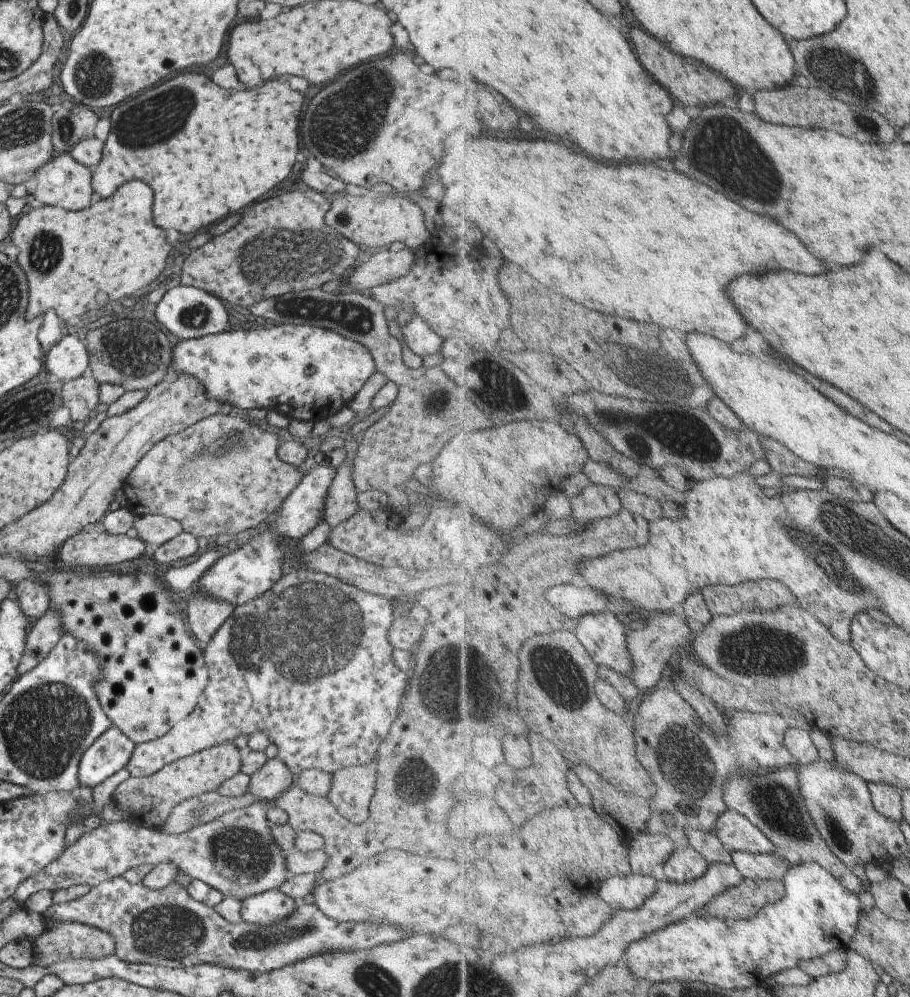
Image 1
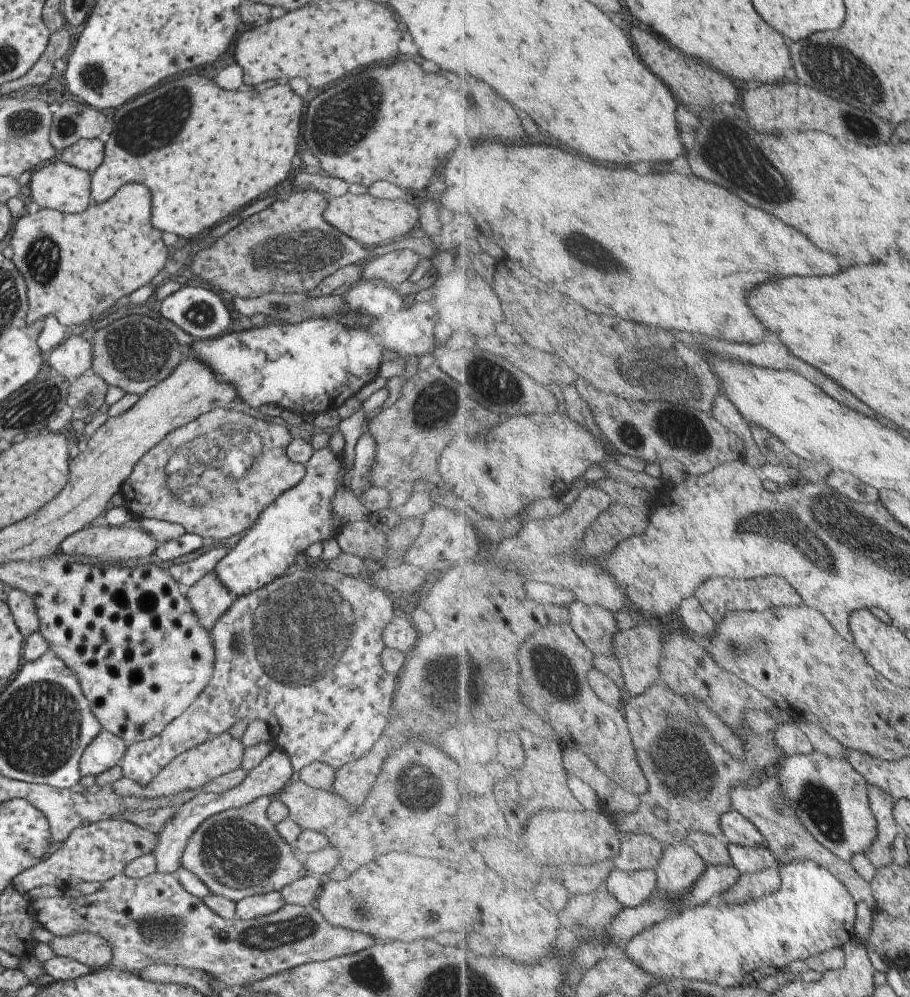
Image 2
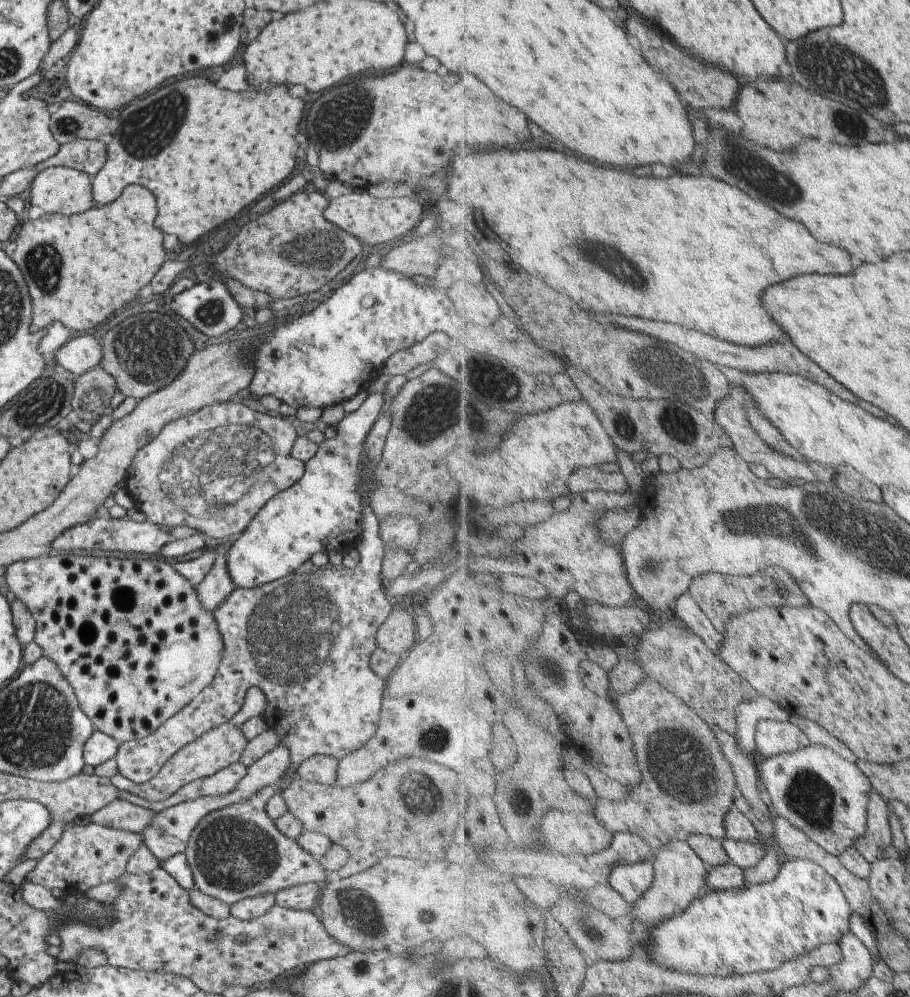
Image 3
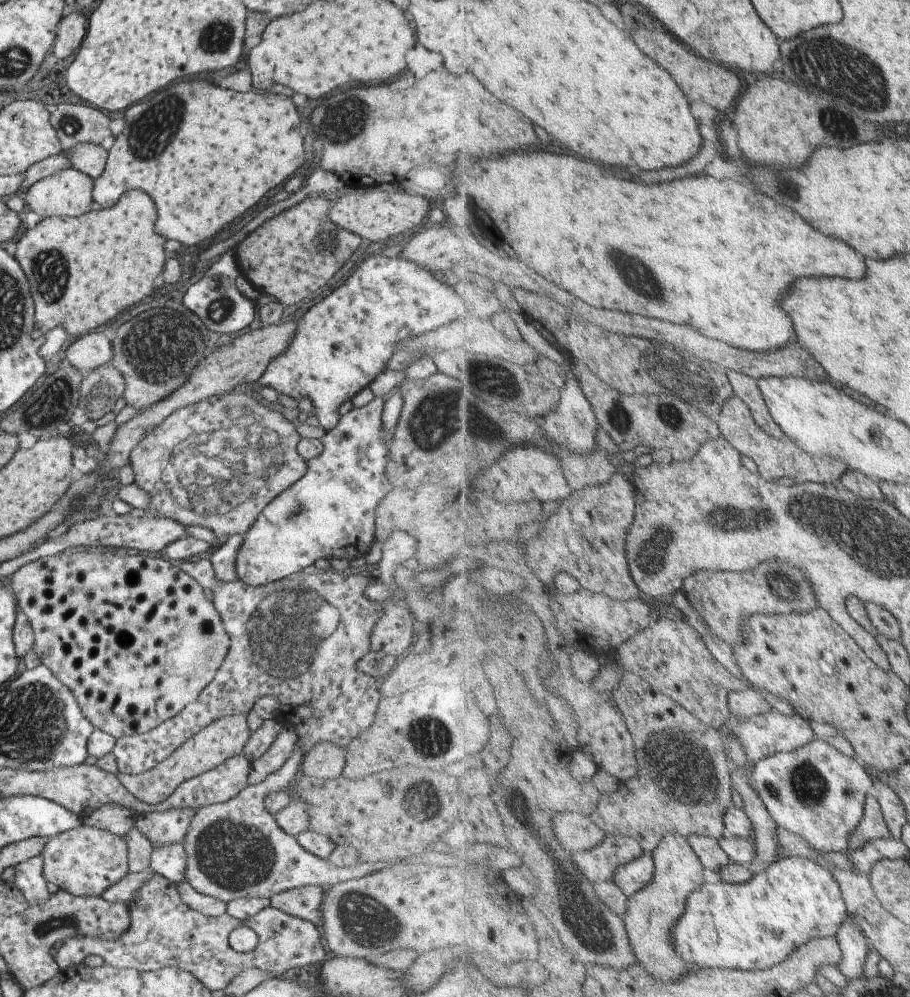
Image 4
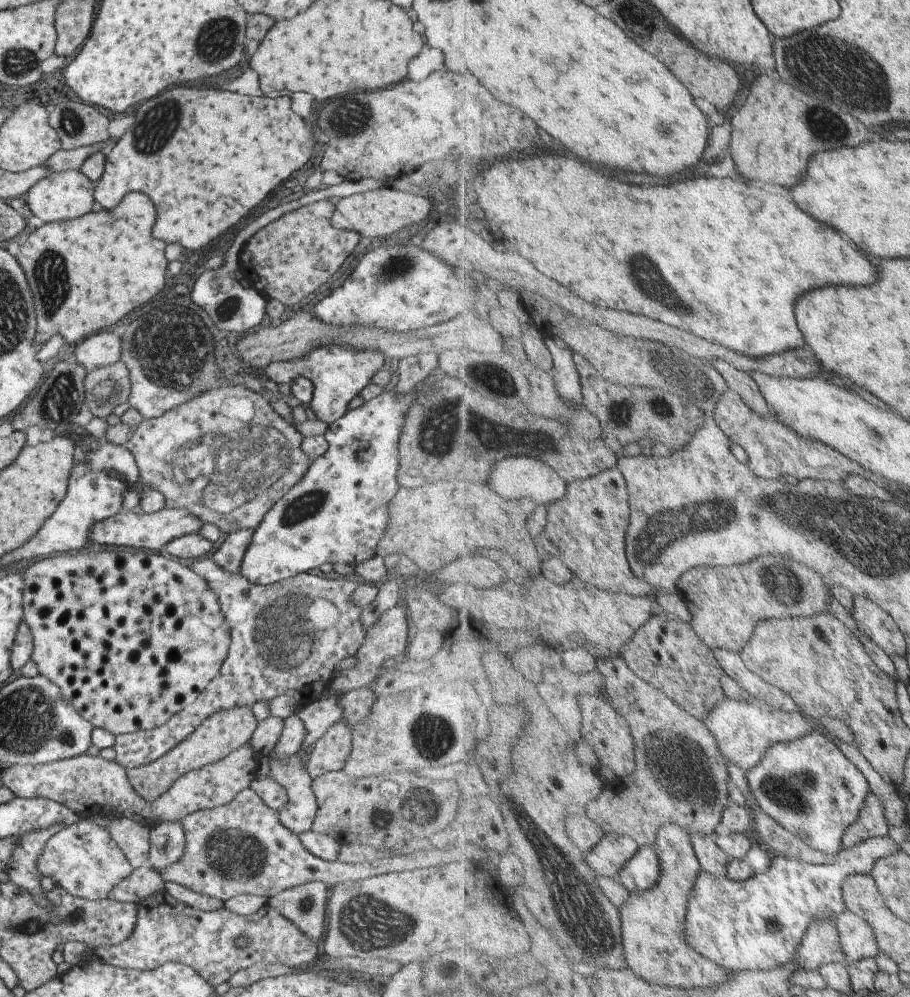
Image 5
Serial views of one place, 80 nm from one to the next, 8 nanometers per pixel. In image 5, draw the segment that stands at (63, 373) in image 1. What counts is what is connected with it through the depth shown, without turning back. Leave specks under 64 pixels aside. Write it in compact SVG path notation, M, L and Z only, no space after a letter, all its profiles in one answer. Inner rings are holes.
M90 334L70 348L75 362L85 370L113 364L120 355L120 338L115 334Z

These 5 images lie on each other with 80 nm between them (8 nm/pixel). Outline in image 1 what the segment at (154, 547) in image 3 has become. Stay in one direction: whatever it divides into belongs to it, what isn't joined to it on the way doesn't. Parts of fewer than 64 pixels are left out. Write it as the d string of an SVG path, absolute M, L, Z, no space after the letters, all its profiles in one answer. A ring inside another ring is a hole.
M82 532L76 533L74 536L68 537L59 548L59 558L66 567L85 566L87 570L90 568L104 568L113 566L121 562L128 562L136 559L145 550L145 542L139 540L137 536L130 532L126 534L107 534L107 532Z

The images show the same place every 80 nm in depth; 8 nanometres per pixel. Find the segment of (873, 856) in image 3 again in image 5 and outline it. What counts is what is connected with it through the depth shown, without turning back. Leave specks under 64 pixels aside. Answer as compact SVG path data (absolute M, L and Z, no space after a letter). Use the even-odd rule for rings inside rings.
M869 792L859 812L858 822L847 829L843 842L844 848L865 843L873 837L886 837L890 829L882 802L875 796L875 793Z

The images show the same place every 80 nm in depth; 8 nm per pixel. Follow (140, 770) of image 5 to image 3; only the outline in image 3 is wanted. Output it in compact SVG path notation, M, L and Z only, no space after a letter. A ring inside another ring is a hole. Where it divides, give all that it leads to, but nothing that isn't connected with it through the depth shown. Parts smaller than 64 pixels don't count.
M225 723L180 748L170 759L167 759L162 764L155 776L152 776L147 782L135 784L117 772L109 778L110 784L120 791L134 794L151 803L162 801L183 785L211 776L214 772L239 761L245 745L246 741L242 732L231 724Z

